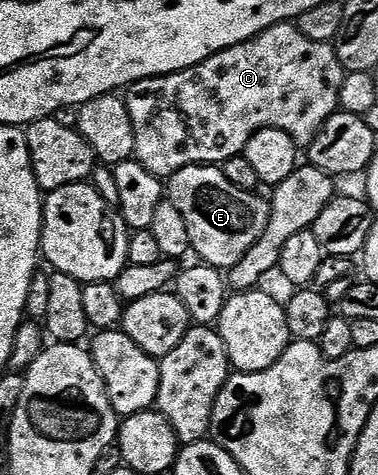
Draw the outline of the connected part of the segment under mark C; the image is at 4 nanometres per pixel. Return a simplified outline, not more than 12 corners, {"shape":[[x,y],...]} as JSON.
{"shape":[[293,22],[124,98],[159,177],[275,127],[309,148],[344,68]]}

